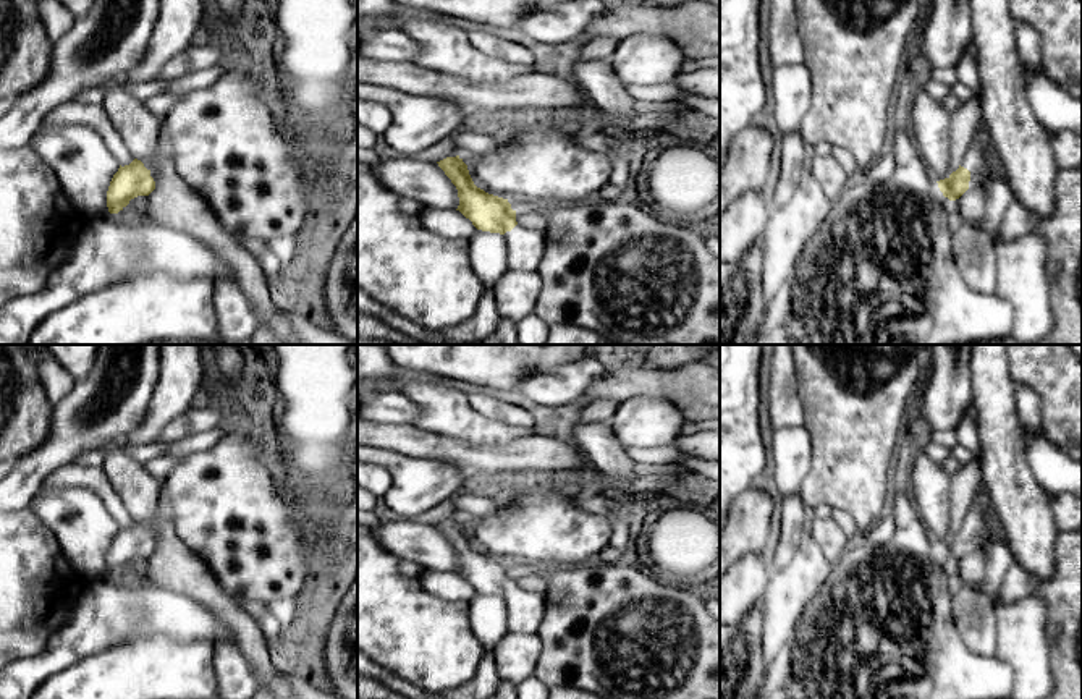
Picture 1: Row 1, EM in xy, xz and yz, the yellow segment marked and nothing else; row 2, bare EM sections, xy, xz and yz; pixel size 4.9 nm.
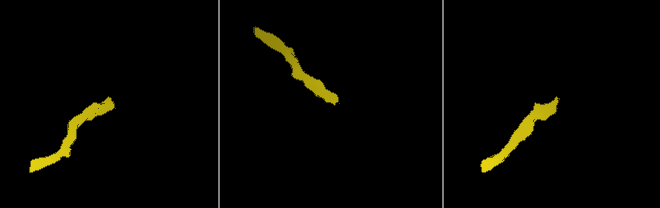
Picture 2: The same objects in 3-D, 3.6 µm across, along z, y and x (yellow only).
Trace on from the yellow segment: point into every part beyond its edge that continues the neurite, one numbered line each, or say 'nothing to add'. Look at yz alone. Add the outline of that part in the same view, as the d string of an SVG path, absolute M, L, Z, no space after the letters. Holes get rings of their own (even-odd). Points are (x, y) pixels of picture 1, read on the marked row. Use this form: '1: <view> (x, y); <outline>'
1: yz (974, 160); M980 118L975 126L970 146L966 150L961 167L970 172L969 189L980 186L985 180L987 154L990 149L991 136L987 121ZM967 189L967 191L969 191Z

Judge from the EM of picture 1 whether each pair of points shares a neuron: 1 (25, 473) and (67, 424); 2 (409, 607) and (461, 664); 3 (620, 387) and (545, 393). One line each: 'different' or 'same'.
1: same
2: same
3: different

